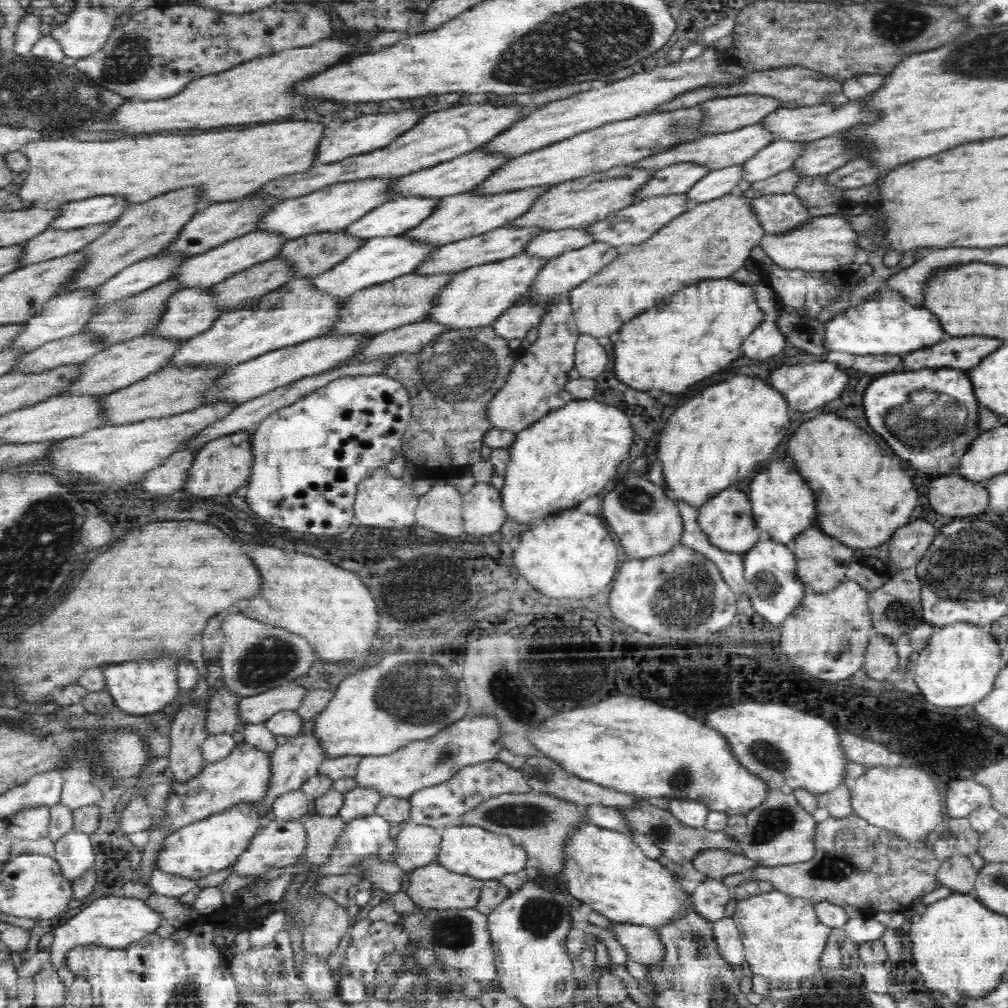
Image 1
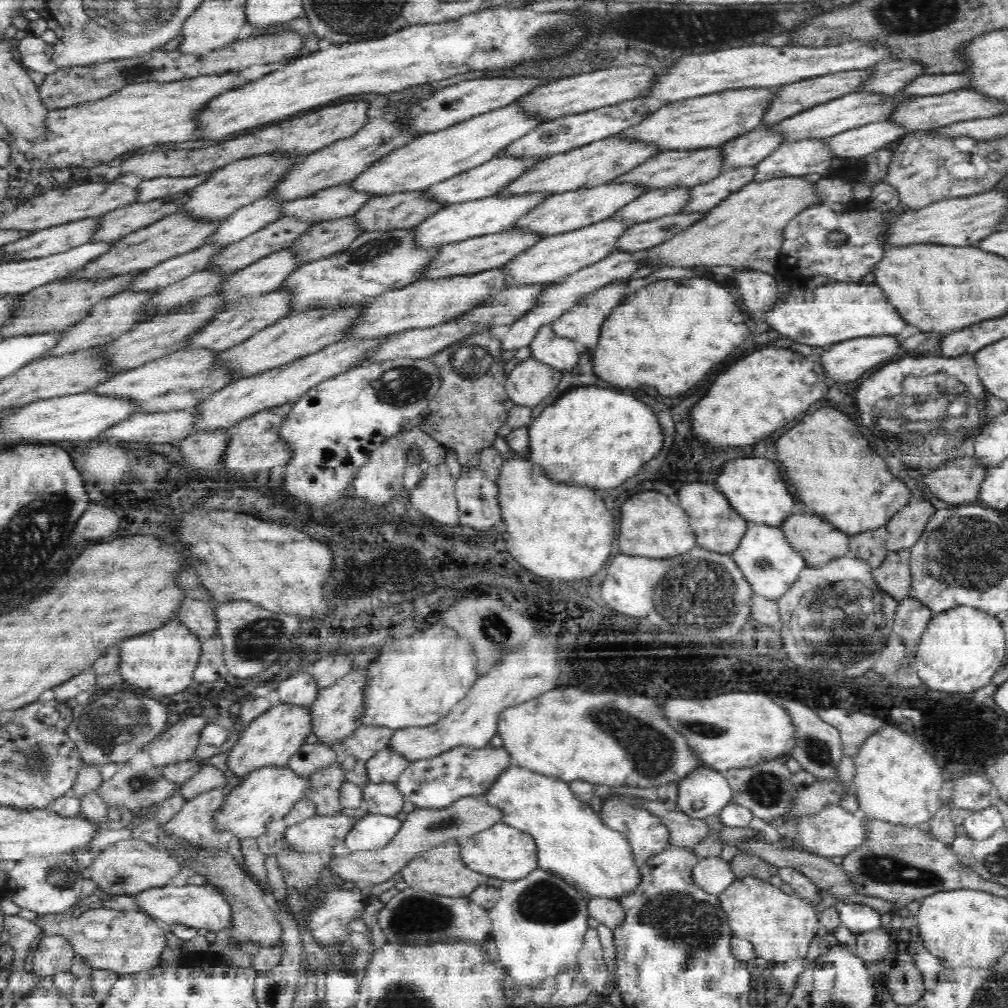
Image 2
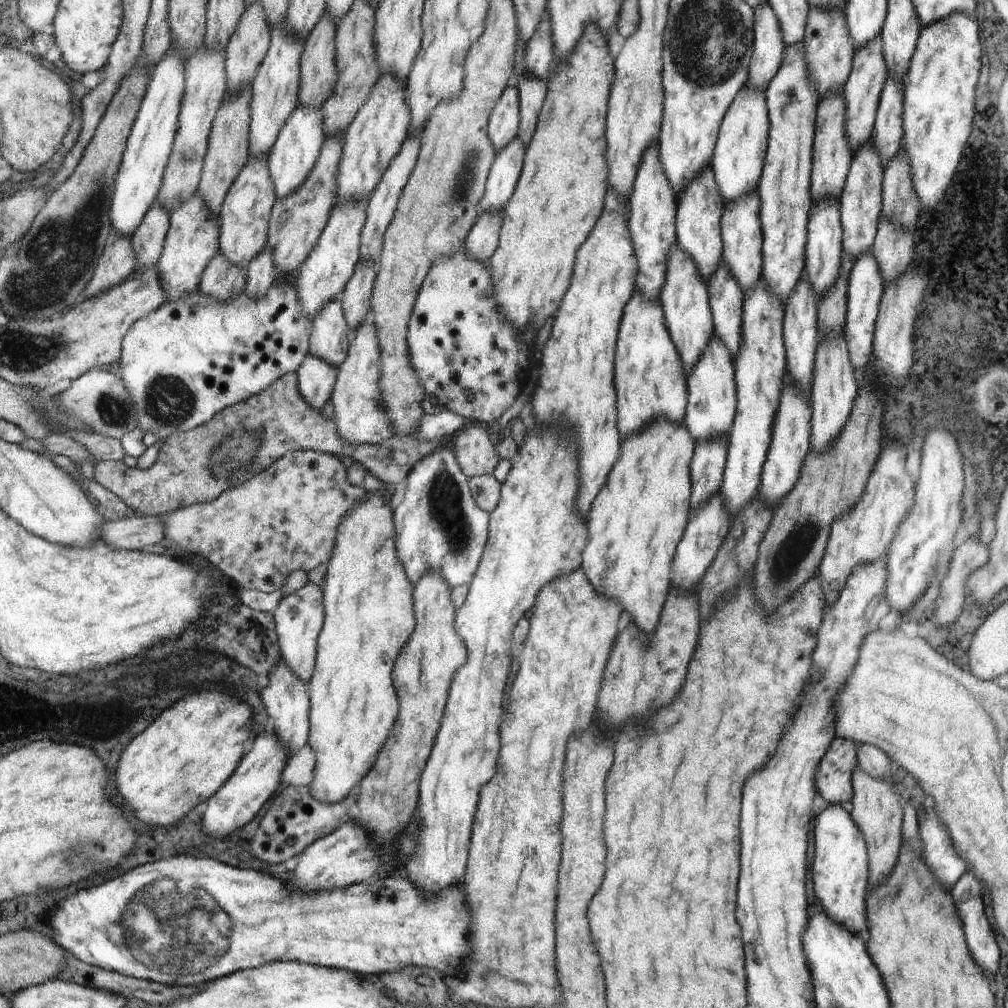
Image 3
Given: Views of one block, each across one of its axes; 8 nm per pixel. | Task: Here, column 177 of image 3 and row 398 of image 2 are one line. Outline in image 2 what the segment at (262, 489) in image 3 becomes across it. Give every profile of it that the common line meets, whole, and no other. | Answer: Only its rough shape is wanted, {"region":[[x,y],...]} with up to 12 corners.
{"region":[[525,359],[506,375],[514,404],[534,408],[561,370]]}

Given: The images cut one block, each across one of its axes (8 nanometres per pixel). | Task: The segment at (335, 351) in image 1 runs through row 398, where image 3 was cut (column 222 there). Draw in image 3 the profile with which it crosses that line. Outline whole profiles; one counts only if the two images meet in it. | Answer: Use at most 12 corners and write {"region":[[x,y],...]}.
{"region":[[268,156],[249,157],[220,214],[240,268],[268,246],[277,194]]}

